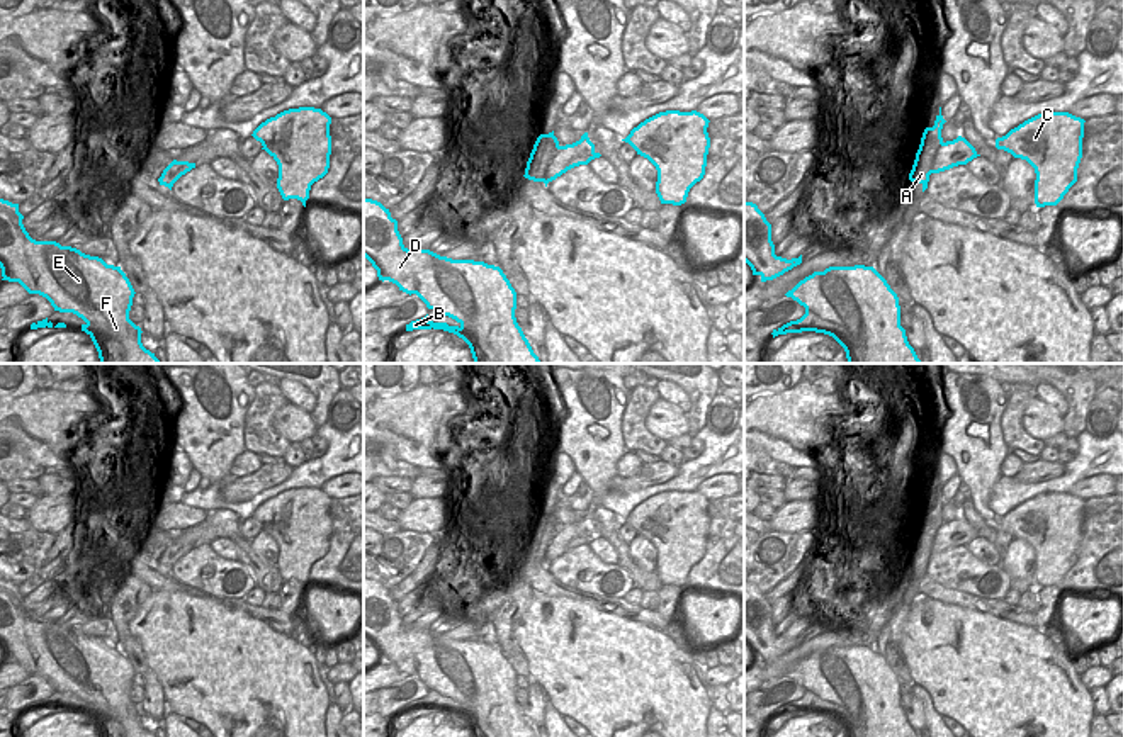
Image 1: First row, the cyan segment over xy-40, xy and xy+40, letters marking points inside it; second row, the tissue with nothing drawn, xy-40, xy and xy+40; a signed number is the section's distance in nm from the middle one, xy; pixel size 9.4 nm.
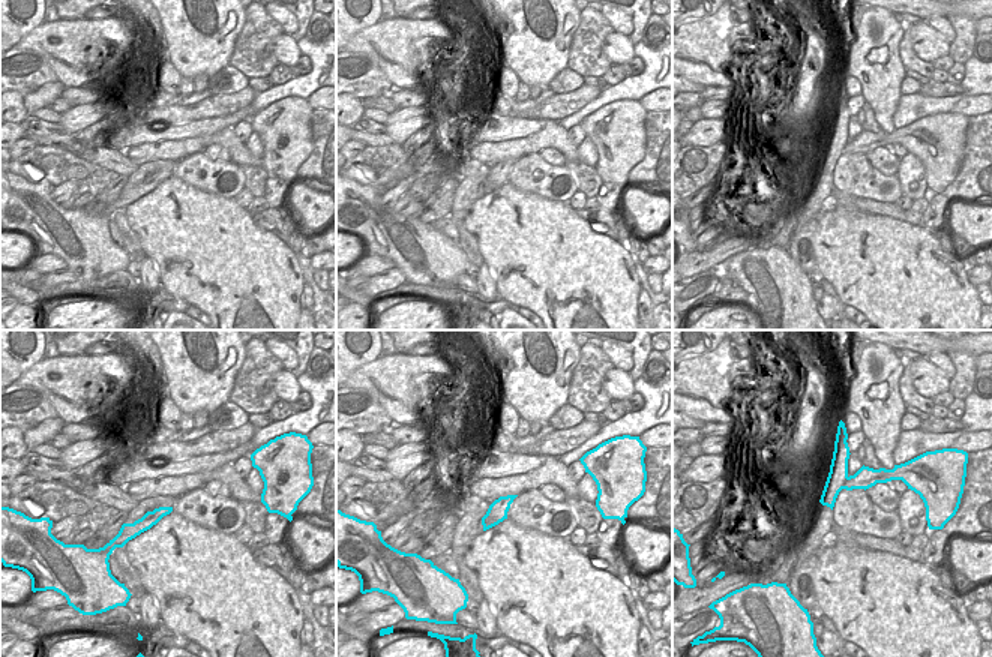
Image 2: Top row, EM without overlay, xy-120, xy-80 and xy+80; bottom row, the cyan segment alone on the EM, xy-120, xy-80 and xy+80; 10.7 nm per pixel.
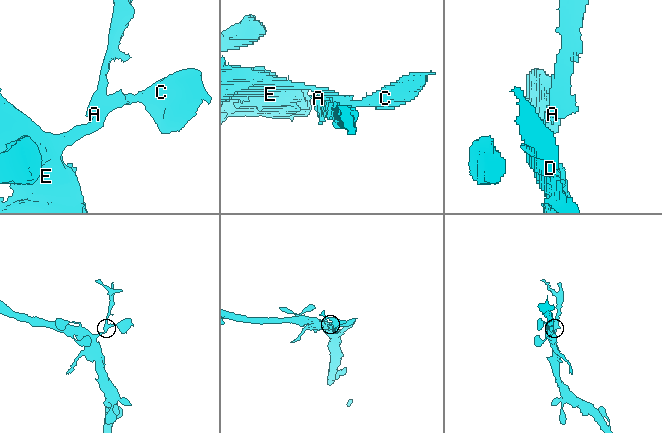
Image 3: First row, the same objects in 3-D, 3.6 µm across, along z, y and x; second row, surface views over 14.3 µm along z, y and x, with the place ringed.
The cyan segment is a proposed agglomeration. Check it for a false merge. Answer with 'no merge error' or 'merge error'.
merge error

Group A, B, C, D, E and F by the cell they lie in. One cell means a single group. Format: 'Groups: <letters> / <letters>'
Groups: A / B C D E F.

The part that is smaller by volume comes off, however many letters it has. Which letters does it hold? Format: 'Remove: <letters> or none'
Remove: A

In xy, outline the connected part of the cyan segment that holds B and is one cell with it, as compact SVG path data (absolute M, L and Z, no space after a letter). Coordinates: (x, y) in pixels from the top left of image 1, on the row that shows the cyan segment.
M364 197L364 256L377 270L379 280L389 280L406 294L416 294L428 309L455 319L457 326L433 323L428 314L406 324L413 329L443 329L462 338L474 363L540 363L516 323L516 292L499 267L474 260L452 260L430 250L408 250L398 231L398 221L381 202Z

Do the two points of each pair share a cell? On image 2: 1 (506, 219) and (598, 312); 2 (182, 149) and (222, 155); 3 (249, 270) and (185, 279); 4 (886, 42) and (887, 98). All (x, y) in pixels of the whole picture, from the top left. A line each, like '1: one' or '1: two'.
1: one
2: two
3: one
4: one

